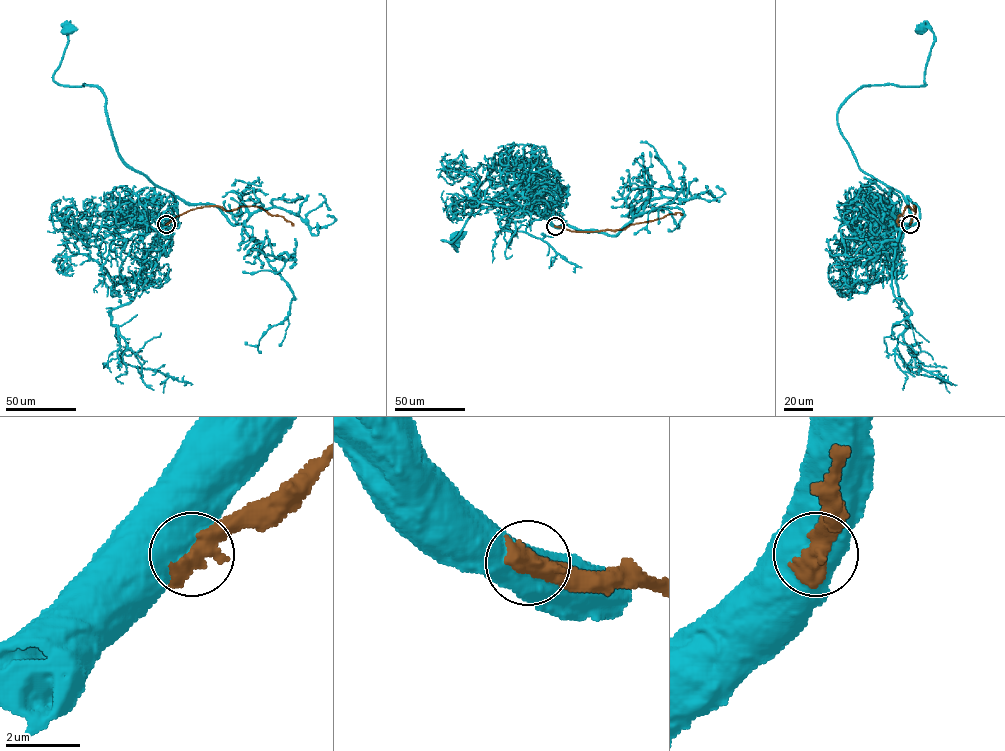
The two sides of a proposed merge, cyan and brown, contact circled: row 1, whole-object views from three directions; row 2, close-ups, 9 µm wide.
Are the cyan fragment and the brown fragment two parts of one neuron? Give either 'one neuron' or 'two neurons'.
two neurons

